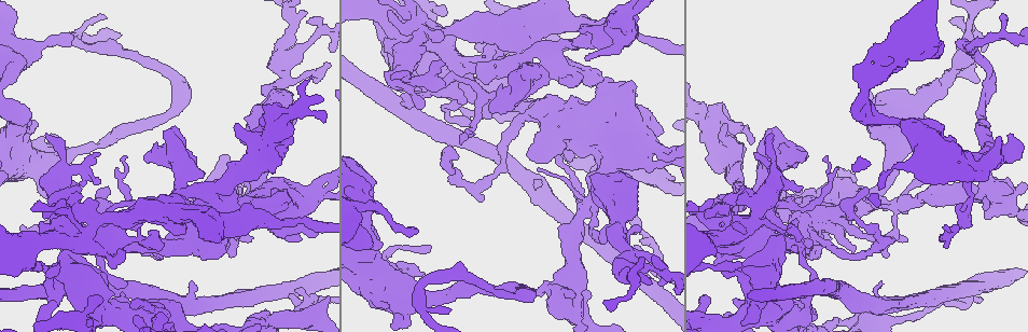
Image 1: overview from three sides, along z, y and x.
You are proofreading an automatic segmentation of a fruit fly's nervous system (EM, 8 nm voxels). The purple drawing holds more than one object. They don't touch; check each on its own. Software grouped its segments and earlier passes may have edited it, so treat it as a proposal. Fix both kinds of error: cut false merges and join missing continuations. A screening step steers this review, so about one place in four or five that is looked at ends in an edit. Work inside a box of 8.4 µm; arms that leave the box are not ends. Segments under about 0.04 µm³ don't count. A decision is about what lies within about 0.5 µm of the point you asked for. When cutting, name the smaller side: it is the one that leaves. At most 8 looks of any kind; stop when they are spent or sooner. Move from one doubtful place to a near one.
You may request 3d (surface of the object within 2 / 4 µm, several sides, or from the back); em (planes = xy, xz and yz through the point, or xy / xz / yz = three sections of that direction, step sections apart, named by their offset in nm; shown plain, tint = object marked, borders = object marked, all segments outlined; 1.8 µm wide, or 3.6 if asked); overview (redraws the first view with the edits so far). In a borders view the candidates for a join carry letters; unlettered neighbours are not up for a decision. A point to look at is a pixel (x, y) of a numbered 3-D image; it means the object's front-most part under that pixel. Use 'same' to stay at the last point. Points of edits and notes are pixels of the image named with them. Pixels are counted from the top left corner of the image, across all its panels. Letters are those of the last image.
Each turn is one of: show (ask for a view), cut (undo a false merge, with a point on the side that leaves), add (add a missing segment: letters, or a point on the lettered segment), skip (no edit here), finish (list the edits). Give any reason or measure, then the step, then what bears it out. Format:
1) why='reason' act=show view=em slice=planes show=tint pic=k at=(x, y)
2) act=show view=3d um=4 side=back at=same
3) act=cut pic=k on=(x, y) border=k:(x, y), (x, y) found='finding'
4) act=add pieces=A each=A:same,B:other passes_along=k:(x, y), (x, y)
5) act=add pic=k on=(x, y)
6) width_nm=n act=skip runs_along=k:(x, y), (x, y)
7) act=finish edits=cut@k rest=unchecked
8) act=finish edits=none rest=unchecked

why='stops while still wide' act=show view=3d um=4 pic=1 at=(100, 298)

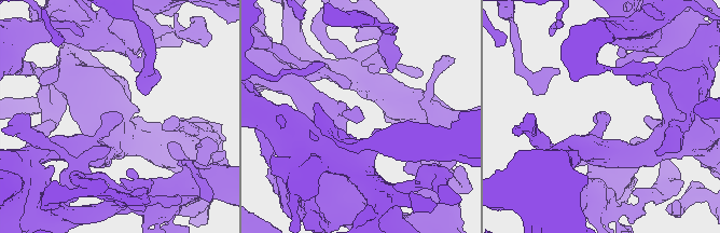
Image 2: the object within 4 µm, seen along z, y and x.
act=show view=em slice=planes show=borders pic=2 at=(609, 117)

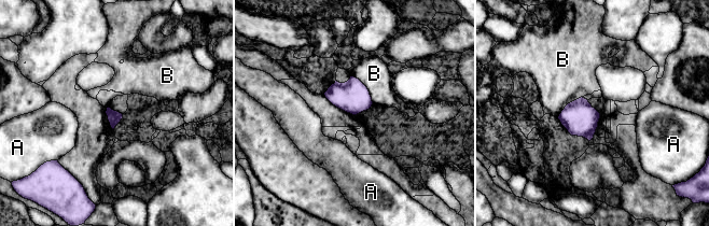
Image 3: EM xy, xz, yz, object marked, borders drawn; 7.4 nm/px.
act=skip each=A:other,B:other found='no lettered segment goes on from it'

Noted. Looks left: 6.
why='closes a loop' act=show view=em um=3.6 slice=planes show=plain pic=1 at=(522, 60)

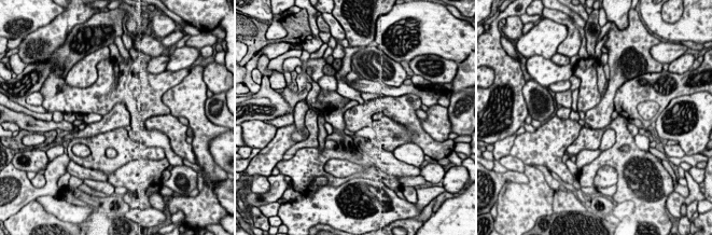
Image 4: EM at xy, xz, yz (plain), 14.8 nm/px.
act=show view=em um=3.6 slice=planes show=tint at=same

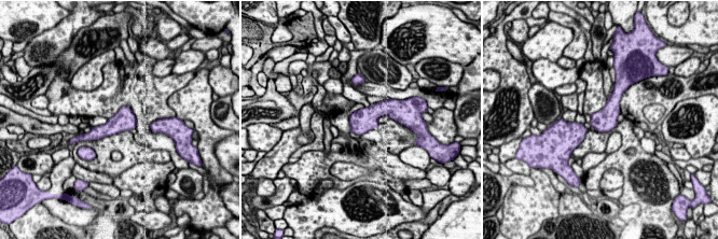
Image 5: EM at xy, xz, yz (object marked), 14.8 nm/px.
act=show view=em um=3.6 slice=planes show=borders at=same

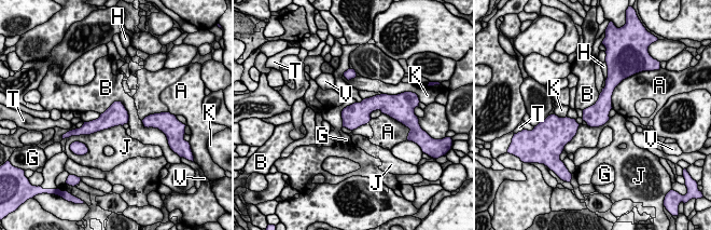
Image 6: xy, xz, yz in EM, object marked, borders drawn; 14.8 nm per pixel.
width_nm=320 act=skip each=A:other,B:other,G:other,H:other,J:other,K:other,T:other,V:other found='one cell here'

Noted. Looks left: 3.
why='closes a loop' act=show view=3d um=4 pic=1 at=(626, 127)

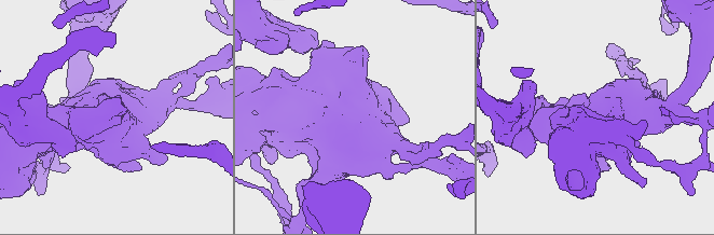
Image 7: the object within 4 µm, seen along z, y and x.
why='shape alone is not enough' act=show view=em um=3.6 slice=xy step=8 show=tint pic=7 at=(352, 117)

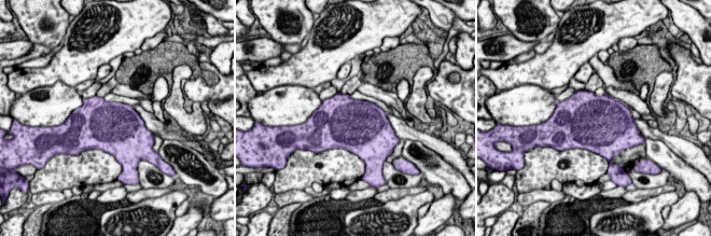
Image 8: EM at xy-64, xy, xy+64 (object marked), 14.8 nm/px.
act=show view=em um=3.6 slice=planes show=borders at=same

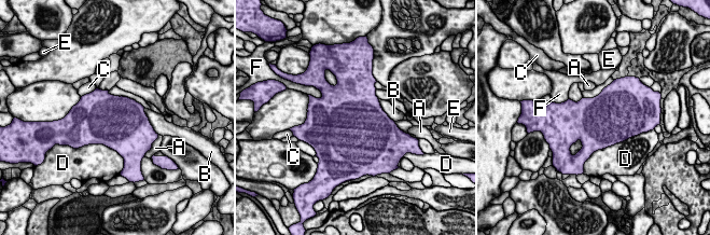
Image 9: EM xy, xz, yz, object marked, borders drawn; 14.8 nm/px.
width_nm=750 act=skip each=A:other,B:other,C:other,D:other,E:other,F:other border=9:(378, 99), (381, 109), (392, 120) found='continuous, no second cell'

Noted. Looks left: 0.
act=finish edits=none rest=unchecked

